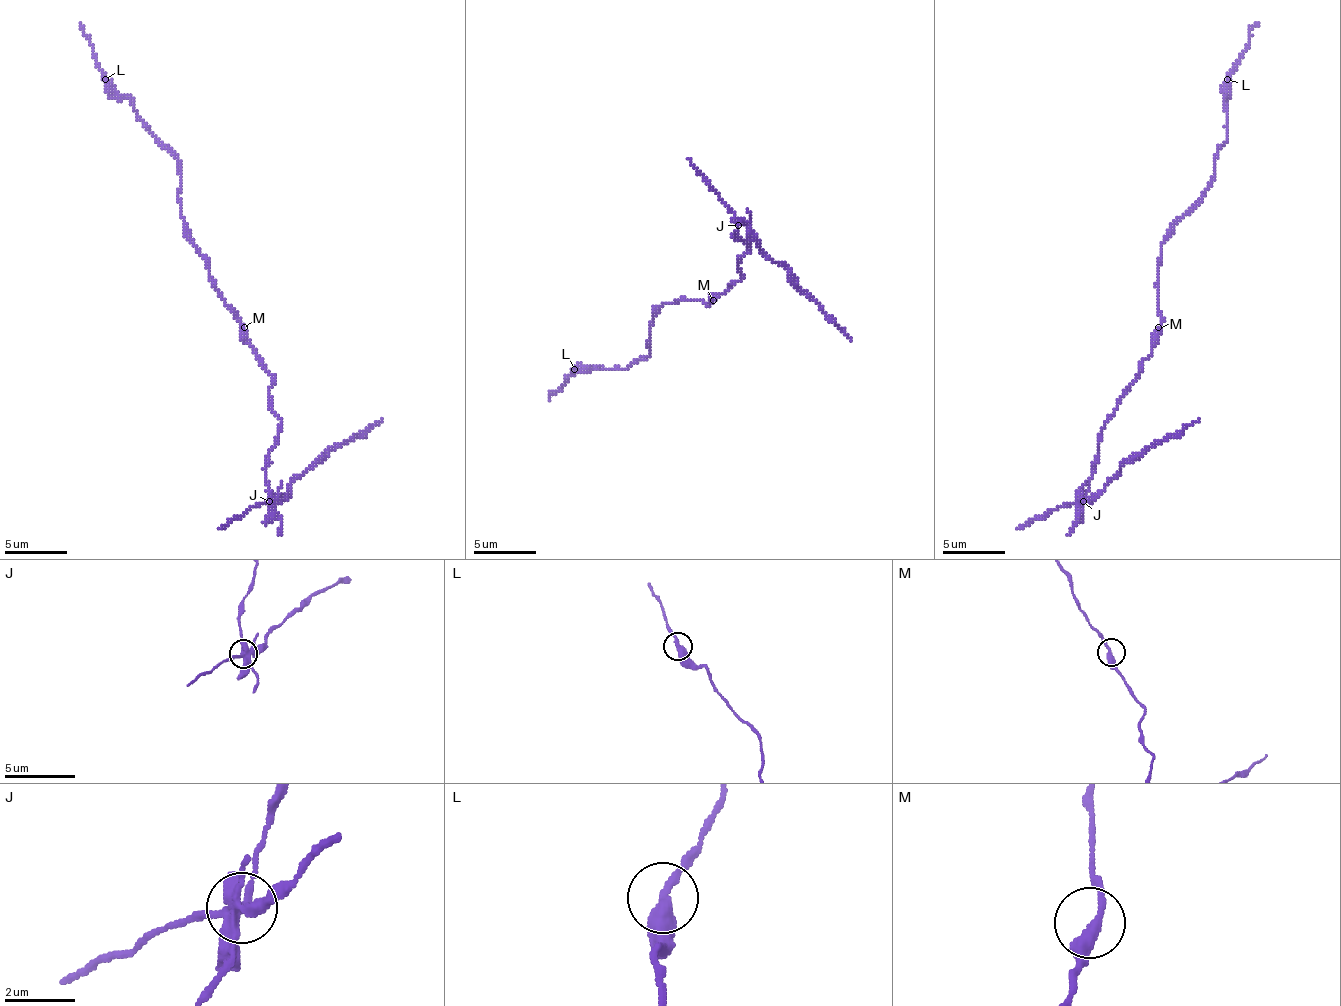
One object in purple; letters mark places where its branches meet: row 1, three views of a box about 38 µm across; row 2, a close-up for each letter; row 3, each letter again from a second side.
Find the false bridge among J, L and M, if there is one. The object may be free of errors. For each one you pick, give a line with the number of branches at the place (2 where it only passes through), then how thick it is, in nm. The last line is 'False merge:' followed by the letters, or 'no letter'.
J: 5 branches meet; 320 nm thick
False merge: J

